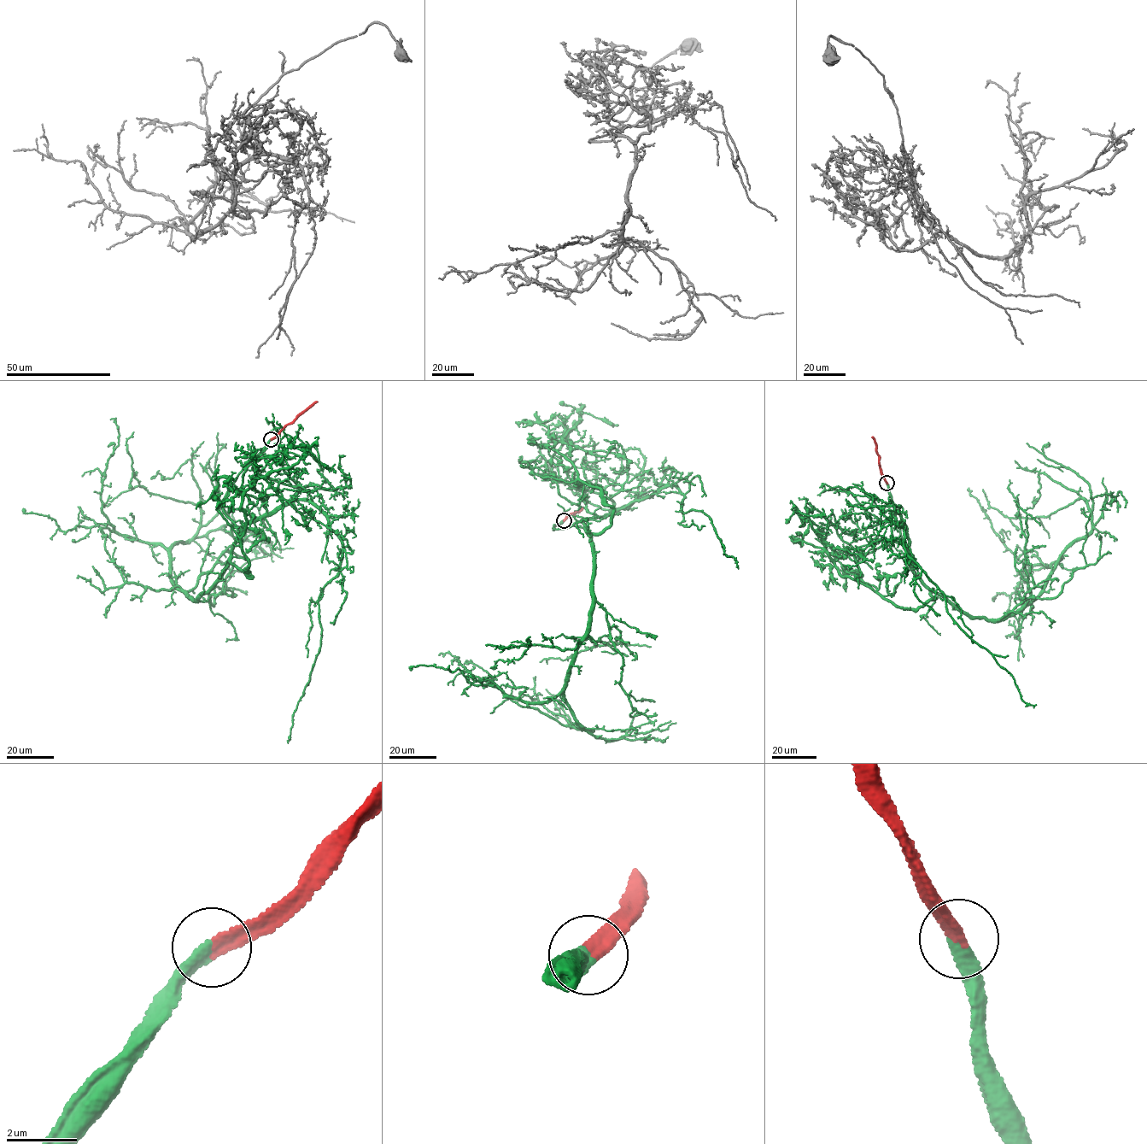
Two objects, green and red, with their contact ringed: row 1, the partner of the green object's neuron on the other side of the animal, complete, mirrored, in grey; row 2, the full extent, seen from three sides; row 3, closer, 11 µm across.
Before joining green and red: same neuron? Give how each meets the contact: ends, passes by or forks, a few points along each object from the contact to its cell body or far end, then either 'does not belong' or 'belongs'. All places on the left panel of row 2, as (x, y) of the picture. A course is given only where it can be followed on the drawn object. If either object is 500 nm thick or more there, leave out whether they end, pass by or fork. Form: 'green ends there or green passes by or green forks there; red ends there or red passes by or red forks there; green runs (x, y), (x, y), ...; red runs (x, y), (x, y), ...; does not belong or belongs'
green ends there; red ends there; green runs (271, 439), (226, 492), (237, 537), (194, 600), (169, 553), (201, 512), (139, 485), (133, 431); red runs (271, 439), (318, 401); belongs

